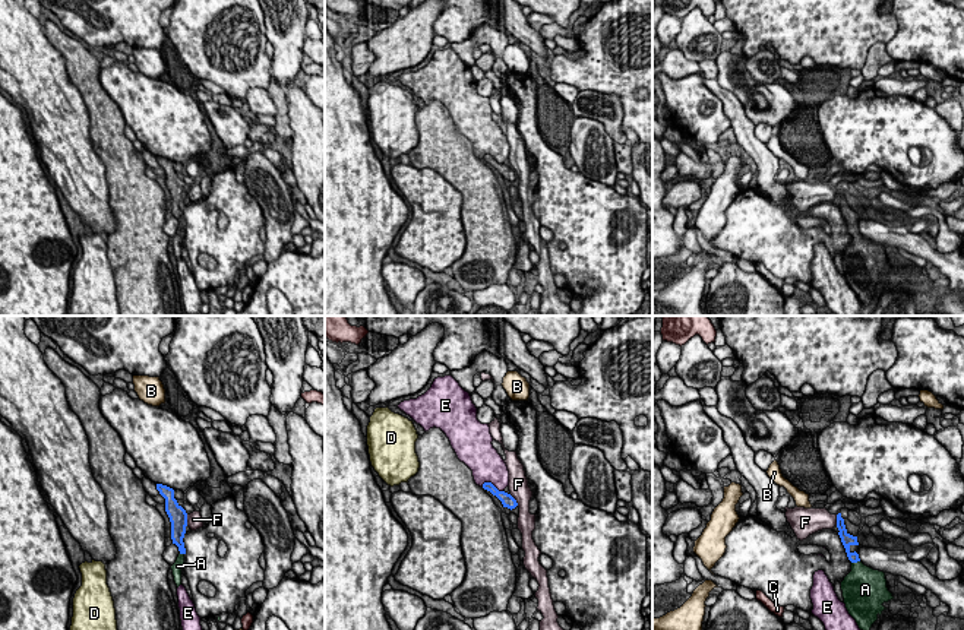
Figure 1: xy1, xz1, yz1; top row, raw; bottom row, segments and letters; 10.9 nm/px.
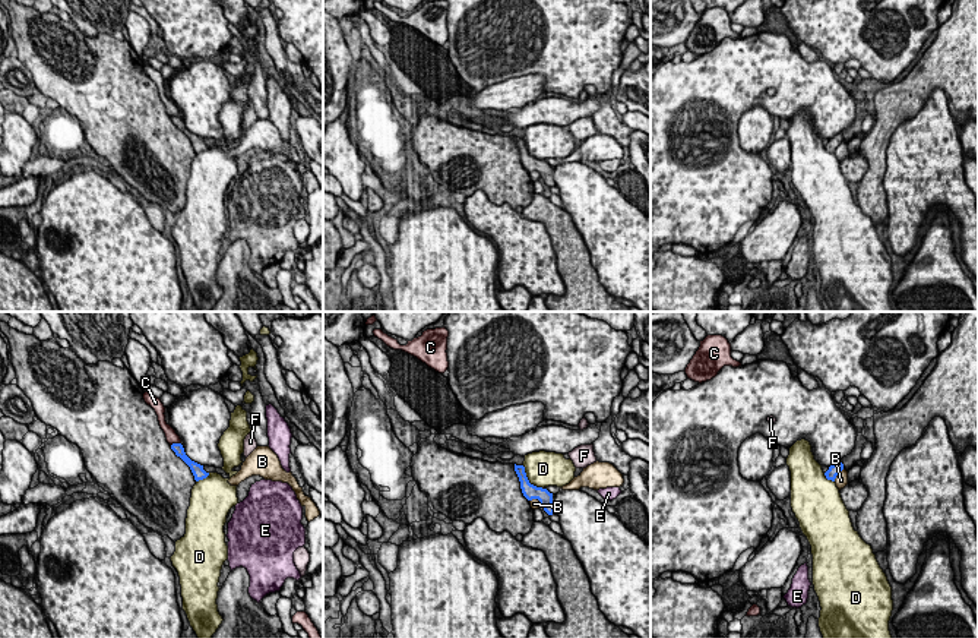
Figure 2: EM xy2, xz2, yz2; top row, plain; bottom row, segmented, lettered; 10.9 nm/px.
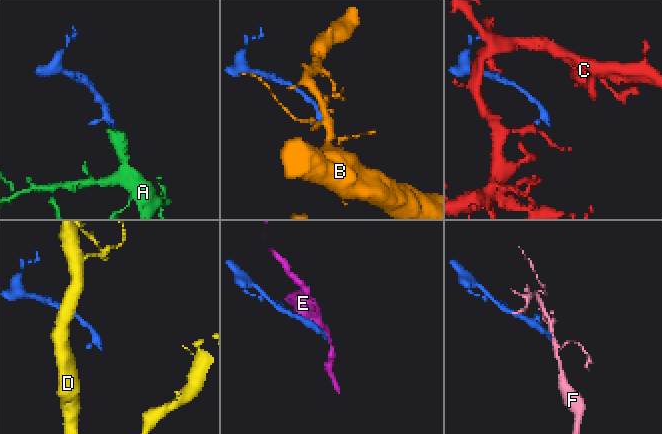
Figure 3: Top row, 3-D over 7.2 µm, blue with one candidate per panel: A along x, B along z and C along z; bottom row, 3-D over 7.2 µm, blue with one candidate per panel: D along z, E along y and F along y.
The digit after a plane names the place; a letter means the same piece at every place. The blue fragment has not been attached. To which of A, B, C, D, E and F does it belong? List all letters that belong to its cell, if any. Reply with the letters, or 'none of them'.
A

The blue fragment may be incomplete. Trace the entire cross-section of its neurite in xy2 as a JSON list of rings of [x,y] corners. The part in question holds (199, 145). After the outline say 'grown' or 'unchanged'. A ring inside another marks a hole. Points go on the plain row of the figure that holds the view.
[[[173,116],[171,117],[171,121],[175,124],[177,129],[180,129],[192,142],[193,148],[194,148],[194,152],[199,154],[199,152],[203,152],[209,148],[209,145],[206,145],[203,142],[203,138],[192,133],[186,124],[184,124],[184,120],[181,116]]]; unchanged

